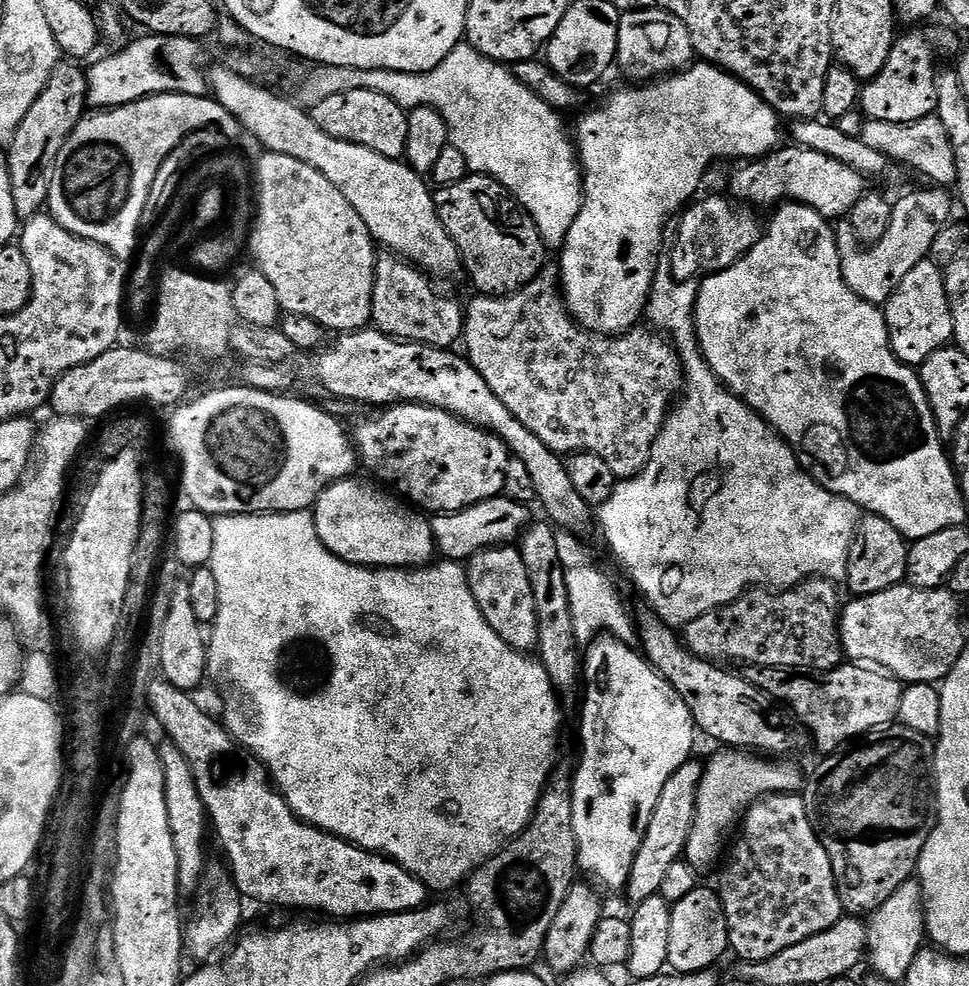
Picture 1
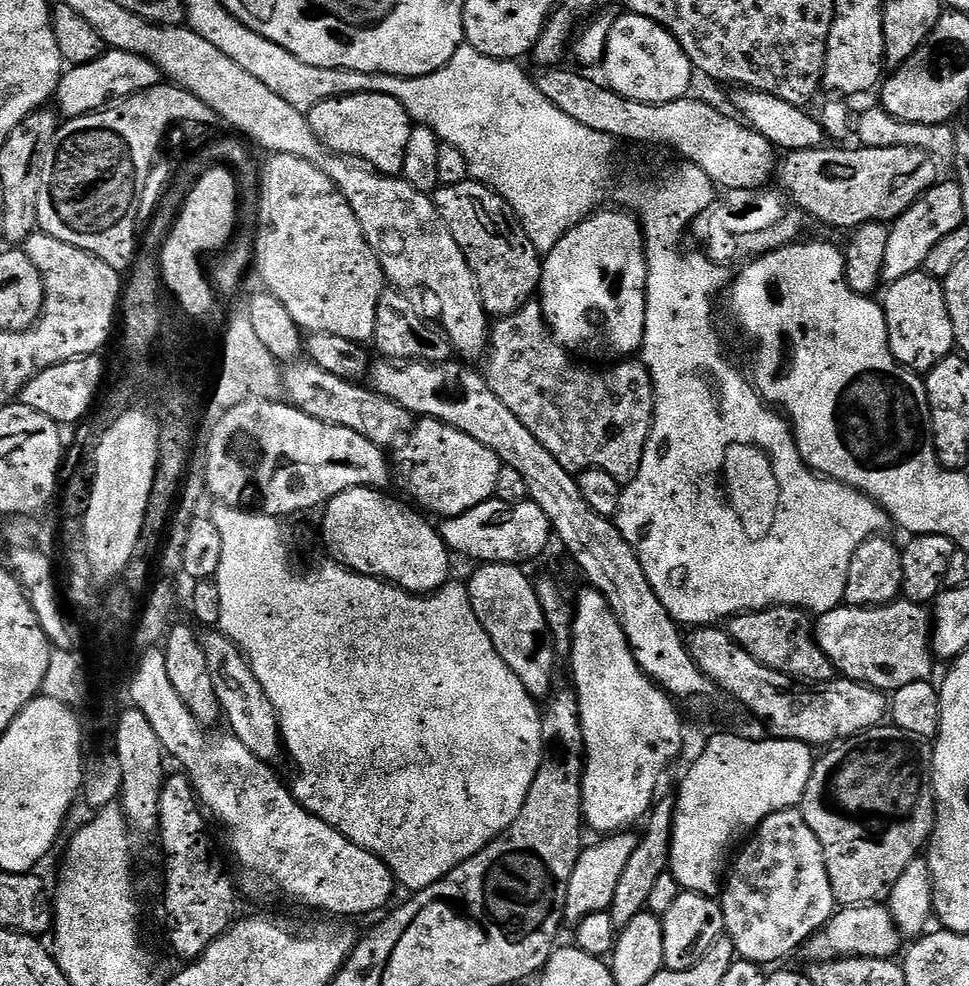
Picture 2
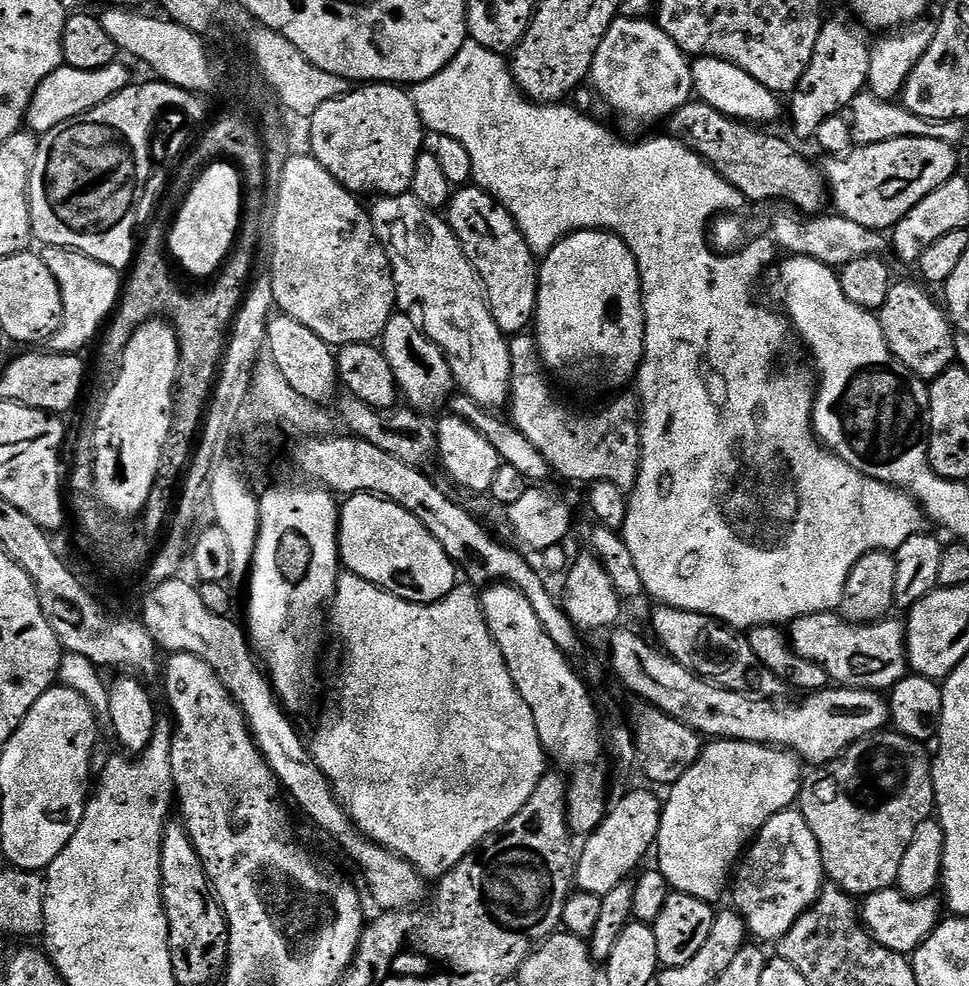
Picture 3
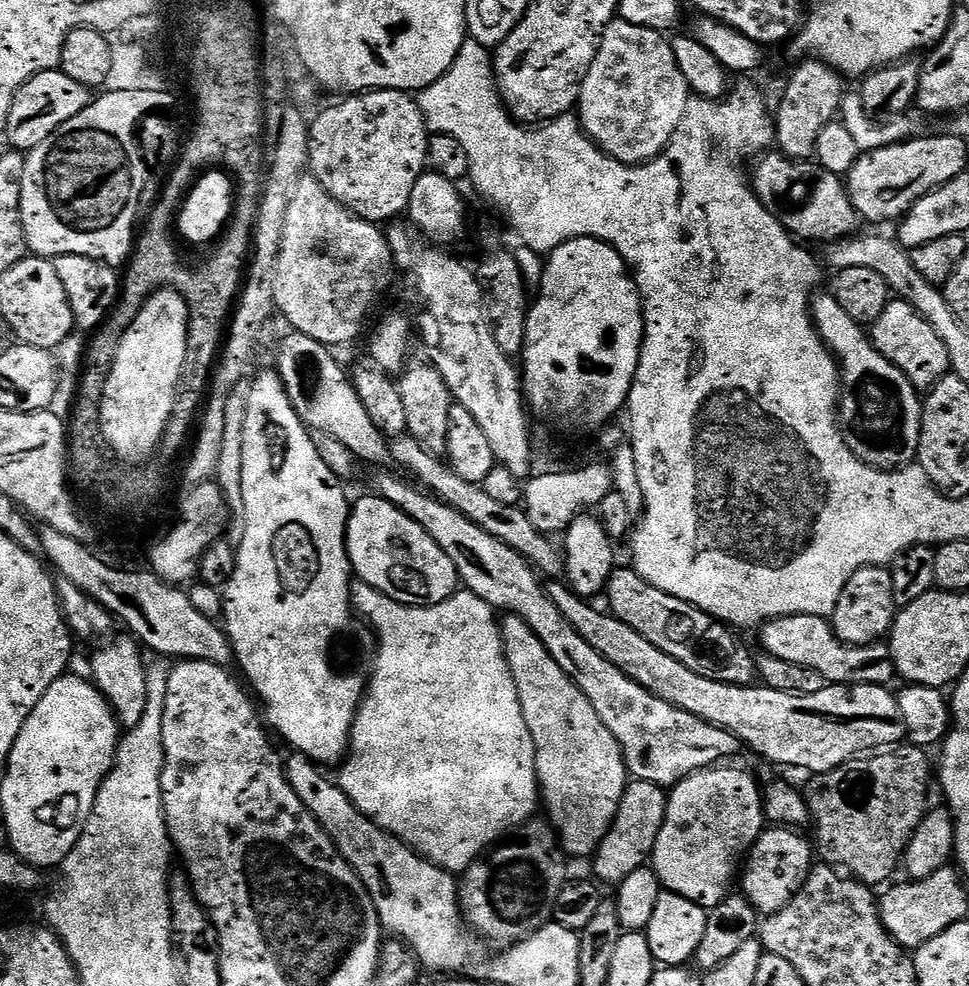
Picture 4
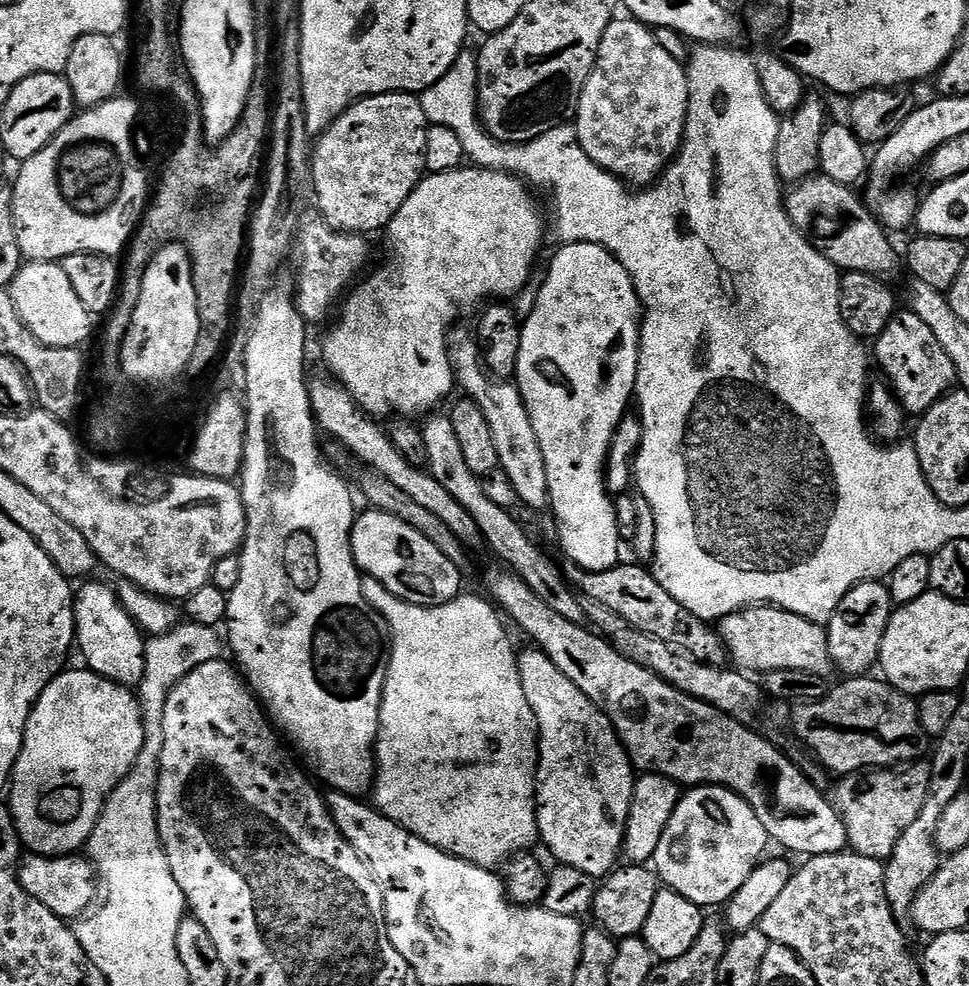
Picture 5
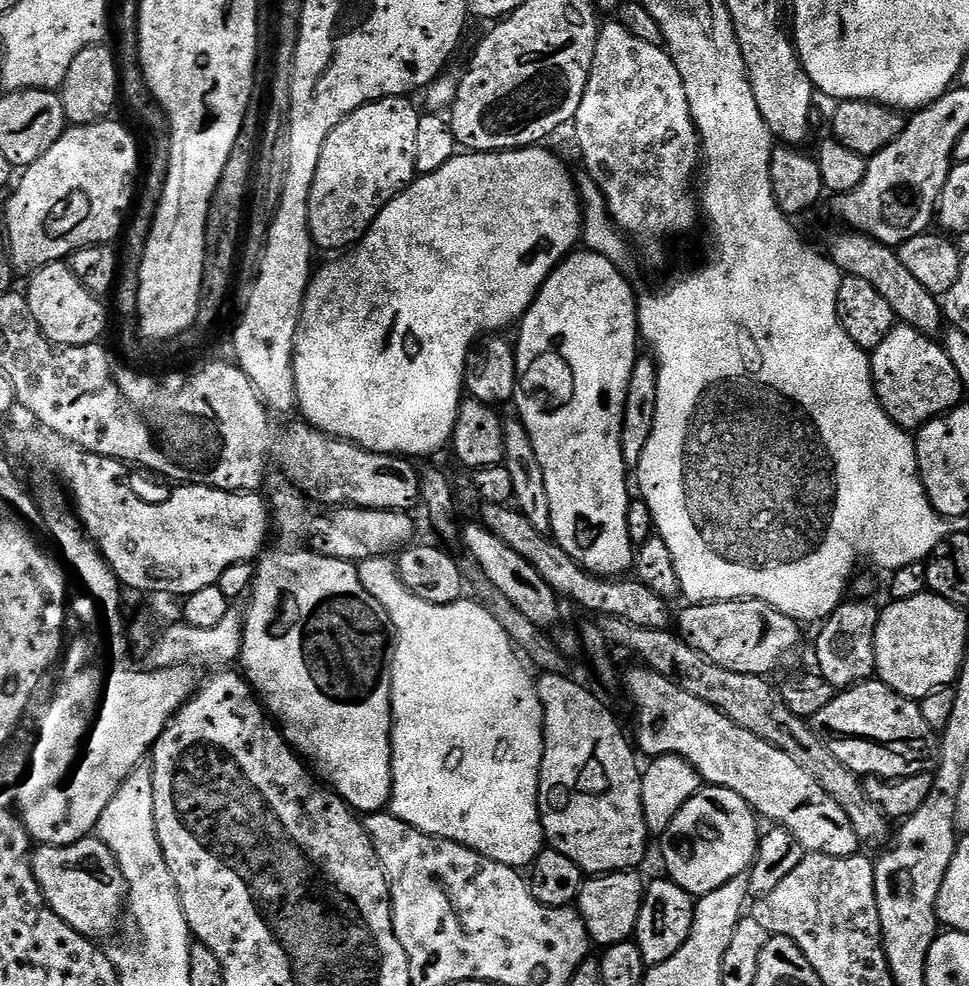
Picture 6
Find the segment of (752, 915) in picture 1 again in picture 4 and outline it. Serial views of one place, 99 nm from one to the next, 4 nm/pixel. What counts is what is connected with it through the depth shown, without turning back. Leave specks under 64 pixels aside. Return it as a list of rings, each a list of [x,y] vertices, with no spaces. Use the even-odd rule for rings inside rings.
[[[792,826],[765,827],[755,844],[747,853],[748,865],[744,868],[743,895],[756,907],[761,917],[773,916],[782,910],[794,898],[812,873],[814,844],[811,839],[803,836],[803,831]]]

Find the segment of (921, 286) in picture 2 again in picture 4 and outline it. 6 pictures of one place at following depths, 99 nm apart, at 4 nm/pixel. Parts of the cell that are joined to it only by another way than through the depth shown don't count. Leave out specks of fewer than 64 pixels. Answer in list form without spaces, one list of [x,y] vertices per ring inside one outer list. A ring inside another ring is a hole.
[[[889,299],[886,310],[882,310],[882,318],[870,325],[870,339],[873,348],[877,348],[880,355],[886,357],[889,364],[904,375],[904,379],[909,380],[913,389],[930,390],[943,376],[949,375],[952,363],[946,342],[942,342],[938,330],[934,330],[934,326],[906,300]]]

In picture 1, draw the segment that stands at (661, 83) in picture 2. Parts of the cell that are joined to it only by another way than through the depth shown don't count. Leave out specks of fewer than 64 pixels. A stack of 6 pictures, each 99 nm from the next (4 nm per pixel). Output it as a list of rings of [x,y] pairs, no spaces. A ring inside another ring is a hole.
[[[646,8],[621,15],[615,63],[632,79],[629,81],[651,82],[683,72],[693,63],[695,56],[690,30],[686,30],[682,18],[674,18],[674,14],[663,12],[661,8]]]

